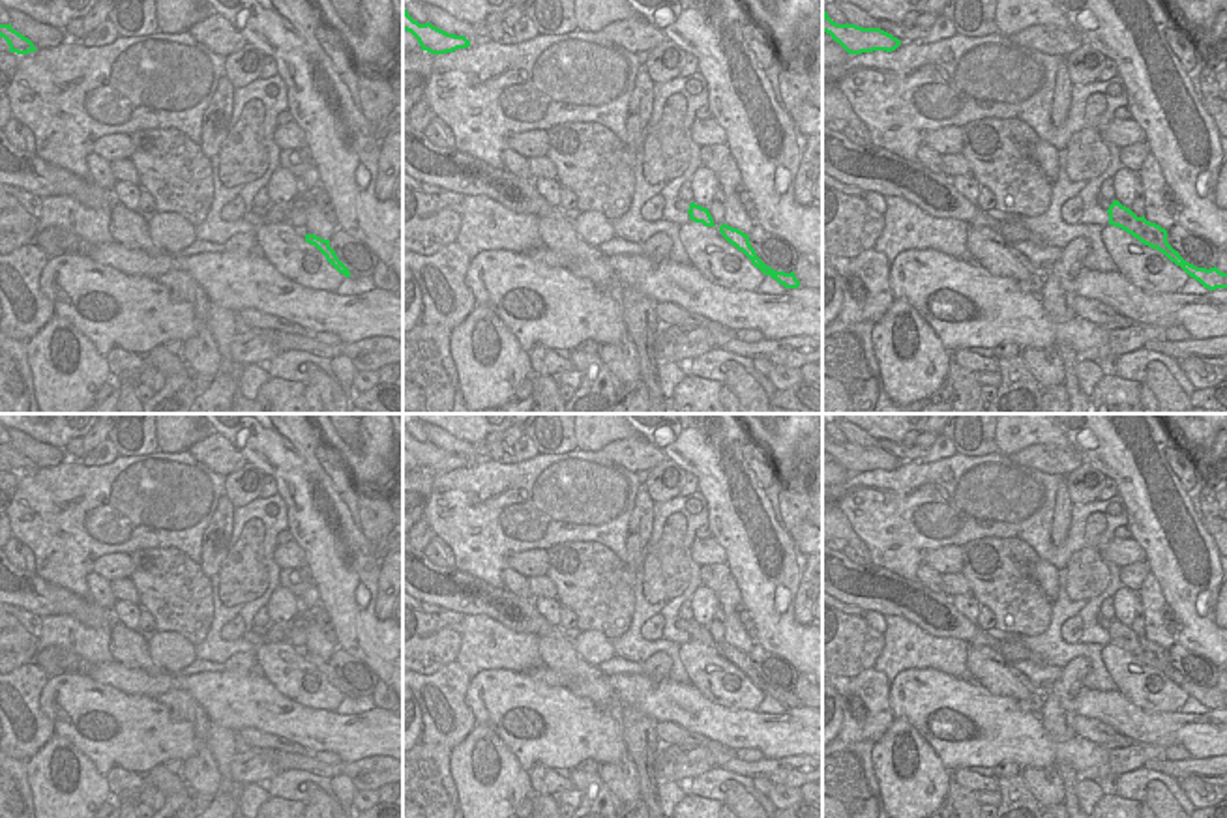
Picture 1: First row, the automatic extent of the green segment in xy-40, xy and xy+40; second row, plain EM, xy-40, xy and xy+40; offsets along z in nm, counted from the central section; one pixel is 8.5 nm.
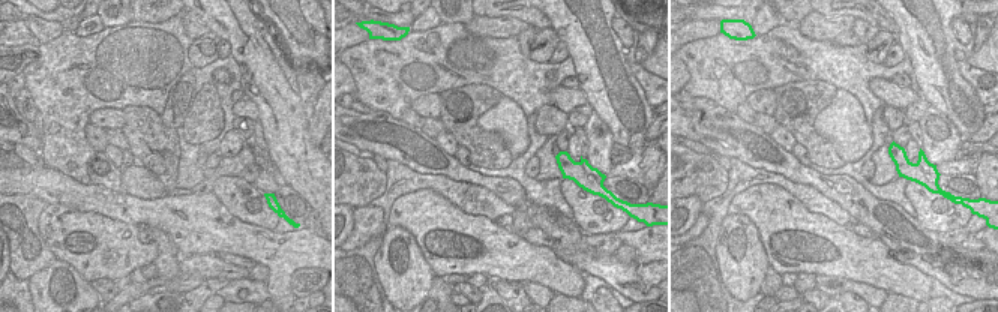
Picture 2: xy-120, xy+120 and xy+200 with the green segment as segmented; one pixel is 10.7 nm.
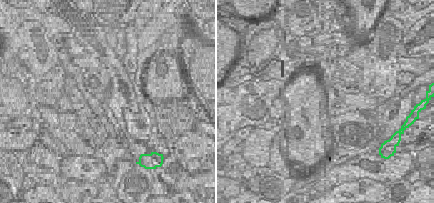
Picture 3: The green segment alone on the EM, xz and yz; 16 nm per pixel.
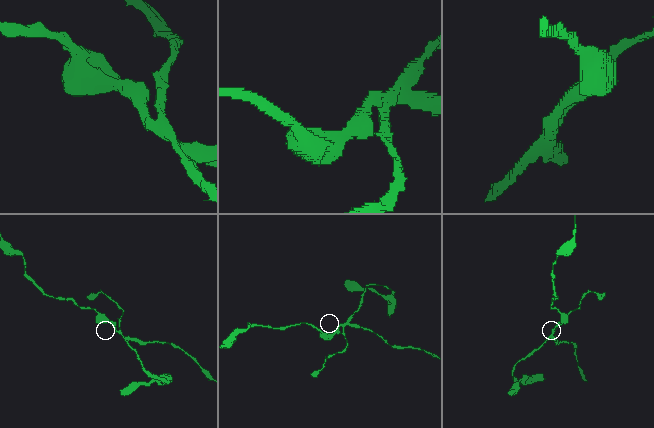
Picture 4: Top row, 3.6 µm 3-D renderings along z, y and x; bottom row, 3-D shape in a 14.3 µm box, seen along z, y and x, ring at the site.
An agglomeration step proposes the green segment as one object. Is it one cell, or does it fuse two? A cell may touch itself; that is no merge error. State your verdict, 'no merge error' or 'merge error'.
merge error

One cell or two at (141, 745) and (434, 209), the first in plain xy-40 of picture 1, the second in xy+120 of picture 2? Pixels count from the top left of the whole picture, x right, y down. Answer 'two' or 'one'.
one

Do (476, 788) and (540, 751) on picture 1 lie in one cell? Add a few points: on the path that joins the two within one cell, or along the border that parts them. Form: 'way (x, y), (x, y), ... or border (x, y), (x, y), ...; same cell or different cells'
border (489, 729), (527, 772); different cells

